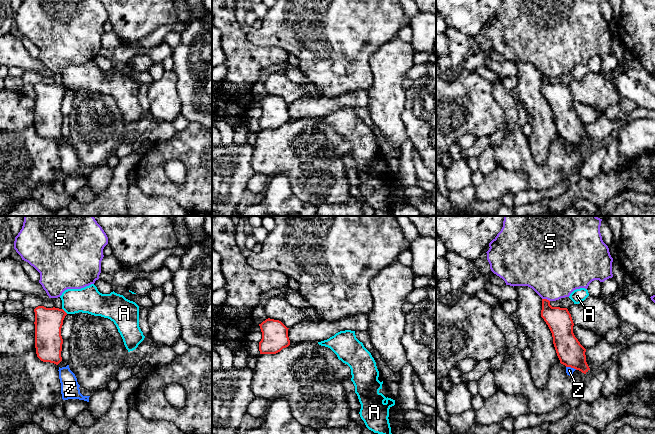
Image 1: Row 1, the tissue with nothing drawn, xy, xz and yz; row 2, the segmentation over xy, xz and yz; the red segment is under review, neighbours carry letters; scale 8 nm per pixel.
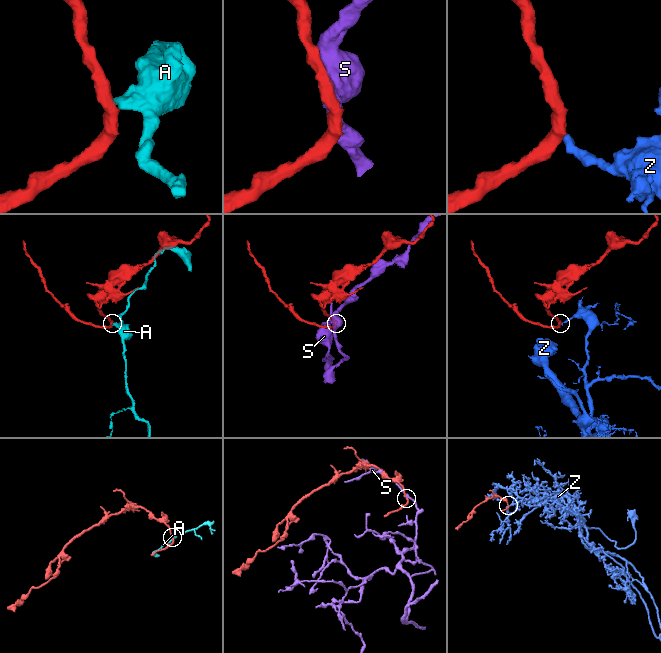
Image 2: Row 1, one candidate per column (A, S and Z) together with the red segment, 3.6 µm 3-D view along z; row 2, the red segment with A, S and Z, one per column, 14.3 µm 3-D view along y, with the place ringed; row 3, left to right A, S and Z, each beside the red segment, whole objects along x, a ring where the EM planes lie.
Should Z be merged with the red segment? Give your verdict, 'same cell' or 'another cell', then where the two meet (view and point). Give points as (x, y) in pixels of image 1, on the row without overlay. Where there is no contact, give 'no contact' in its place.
another cell; contact yz (571, 143)

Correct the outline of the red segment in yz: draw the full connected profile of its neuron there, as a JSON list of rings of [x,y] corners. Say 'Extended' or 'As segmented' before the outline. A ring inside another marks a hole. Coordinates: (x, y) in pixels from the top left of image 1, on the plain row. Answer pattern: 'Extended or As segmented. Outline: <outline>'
As segmented. Outline: [[[542,75],[541,93],[552,109],[560,139],[586,150],[590,146],[586,138],[586,125],[573,109],[574,99],[568,85],[552,83],[549,76]]]

